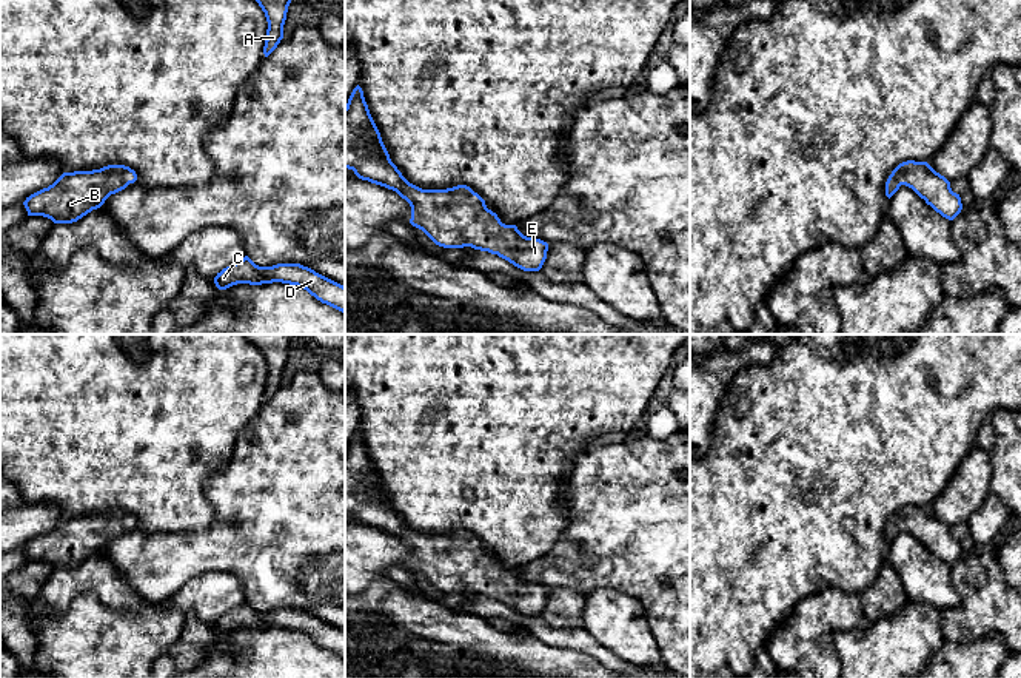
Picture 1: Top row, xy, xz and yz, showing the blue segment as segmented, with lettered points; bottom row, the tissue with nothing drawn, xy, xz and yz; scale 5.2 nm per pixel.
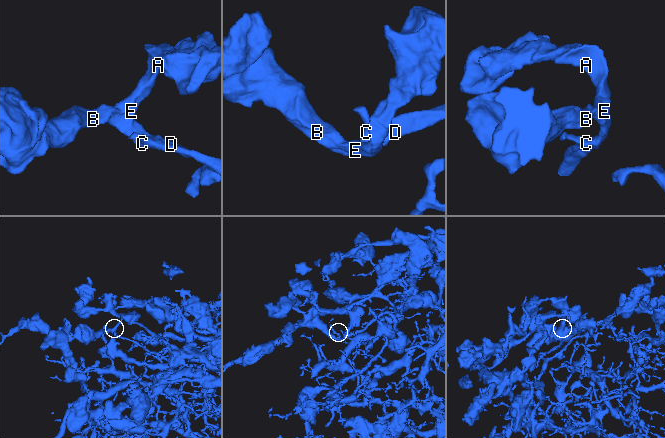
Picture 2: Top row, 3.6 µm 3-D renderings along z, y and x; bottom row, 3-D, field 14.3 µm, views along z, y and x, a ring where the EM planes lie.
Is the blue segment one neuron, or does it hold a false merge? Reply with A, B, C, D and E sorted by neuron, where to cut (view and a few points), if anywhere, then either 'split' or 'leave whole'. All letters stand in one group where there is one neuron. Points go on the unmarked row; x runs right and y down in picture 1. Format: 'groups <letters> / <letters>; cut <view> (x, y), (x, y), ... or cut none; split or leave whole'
groups A B C D E; cut none; leave whole

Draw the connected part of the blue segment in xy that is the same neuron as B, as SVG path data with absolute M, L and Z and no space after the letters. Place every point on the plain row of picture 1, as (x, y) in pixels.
M125 510L63 518L52 530L26 542L23 550L28 561L43 561L54 569L72 569L136 525L136 516Z

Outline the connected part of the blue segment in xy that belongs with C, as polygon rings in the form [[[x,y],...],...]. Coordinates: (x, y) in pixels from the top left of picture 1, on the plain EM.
[[[245,601],[236,609],[223,613],[214,623],[214,629],[219,635],[226,635],[237,629],[262,630],[273,627],[297,630],[322,649],[345,660],[345,632],[300,609],[259,612]]]

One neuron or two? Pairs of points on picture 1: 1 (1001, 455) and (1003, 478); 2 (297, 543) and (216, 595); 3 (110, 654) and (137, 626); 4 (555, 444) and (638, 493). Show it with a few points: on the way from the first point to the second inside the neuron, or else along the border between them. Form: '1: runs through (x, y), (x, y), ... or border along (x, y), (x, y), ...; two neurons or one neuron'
1: runs through (1003, 461), (1003, 472); one neuron
2: border along (204, 573), (234, 573), (247, 600); two neurons
3: runs through (116, 647), (131, 632); one neuron
4: border along (610, 443), (590, 446), (579, 453), (567, 492); two neurons

